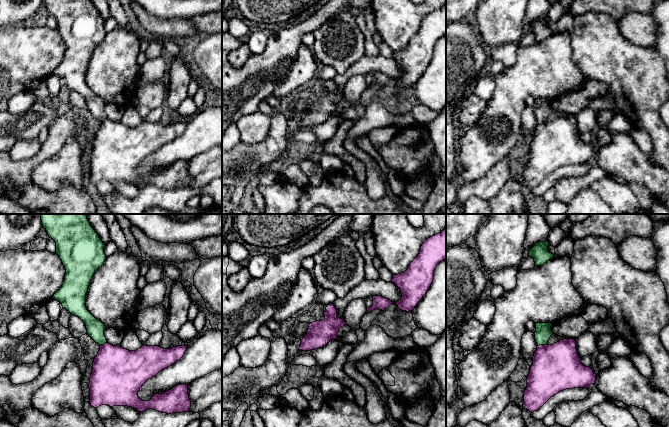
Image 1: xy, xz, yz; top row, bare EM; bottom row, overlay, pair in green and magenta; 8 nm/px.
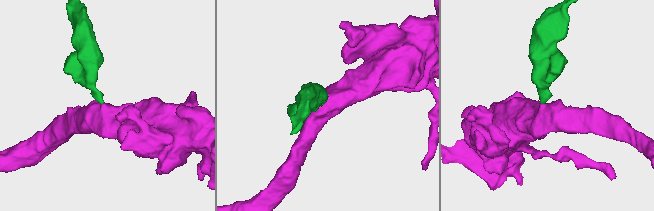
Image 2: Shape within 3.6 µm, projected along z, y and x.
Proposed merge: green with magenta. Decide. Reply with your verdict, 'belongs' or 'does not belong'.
belongs

